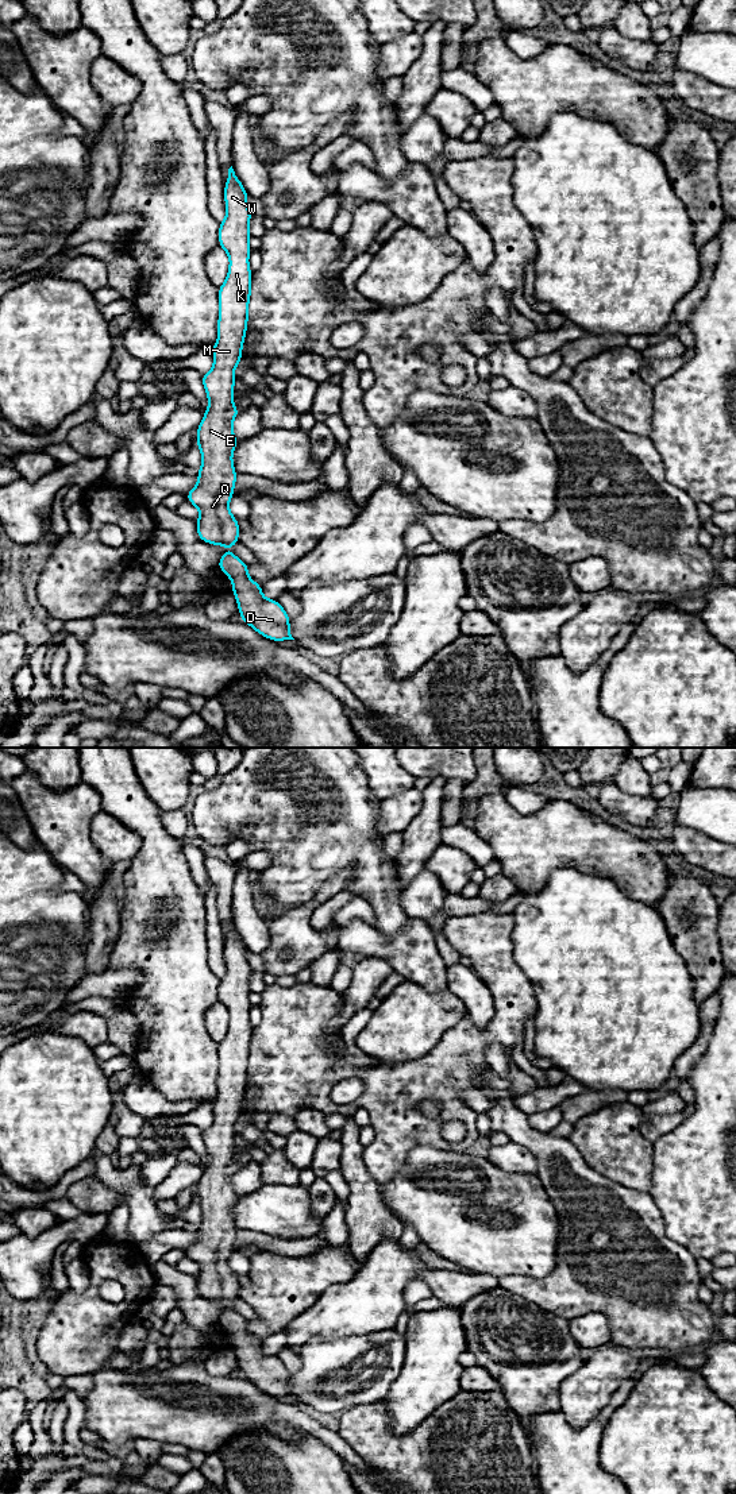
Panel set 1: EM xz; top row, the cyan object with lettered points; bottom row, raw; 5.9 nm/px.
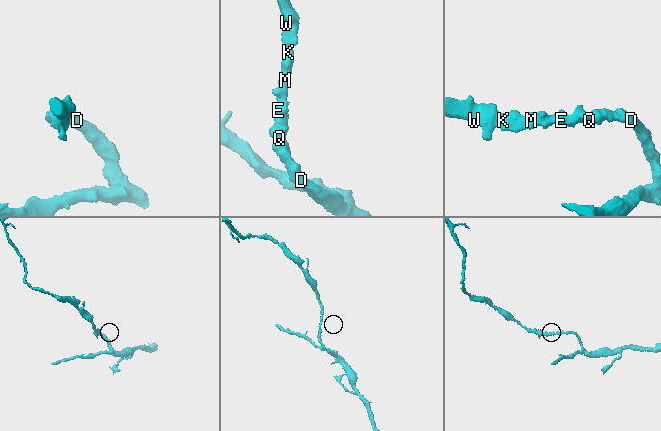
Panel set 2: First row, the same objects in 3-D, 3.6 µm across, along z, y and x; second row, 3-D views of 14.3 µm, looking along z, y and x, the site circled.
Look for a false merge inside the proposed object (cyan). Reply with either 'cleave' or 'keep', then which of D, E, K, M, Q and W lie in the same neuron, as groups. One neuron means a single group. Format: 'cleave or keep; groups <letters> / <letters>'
keep; groups D E K M Q W

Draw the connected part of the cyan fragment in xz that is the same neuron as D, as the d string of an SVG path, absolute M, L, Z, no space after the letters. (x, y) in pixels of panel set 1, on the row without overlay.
M232 1308L221 1310L217 1324L230 1332L240 1375L271 1397L294 1395L289 1387L290 1373L277 1355L266 1355L262 1341L247 1331L248 1323Z

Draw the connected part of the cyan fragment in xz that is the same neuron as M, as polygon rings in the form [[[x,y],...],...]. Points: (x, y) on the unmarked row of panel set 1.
[[[231,922],[224,943],[227,972],[219,983],[219,1001],[228,1009],[230,1023],[224,1039],[219,1042],[219,1095],[212,1101],[213,1124],[201,1132],[209,1159],[196,1186],[203,1219],[199,1239],[185,1251],[200,1267],[196,1277],[199,1294],[224,1302],[236,1301],[240,1288],[228,1259],[238,1231],[232,1219],[238,1200],[232,1177],[240,1167],[232,1161],[234,1127],[243,1113],[253,1030],[248,1022],[248,980],[253,970],[247,951]]]

